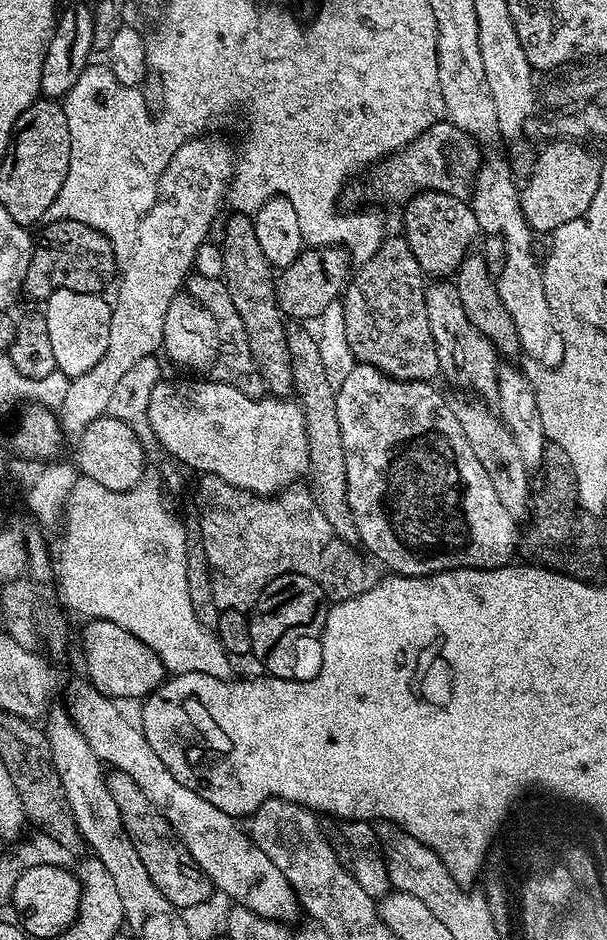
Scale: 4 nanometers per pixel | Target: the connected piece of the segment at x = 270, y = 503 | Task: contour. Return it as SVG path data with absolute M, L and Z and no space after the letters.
M204 474L199 479L199 543L212 572L214 602L218 607L247 613L272 579L291 572L319 577L322 552L334 535L312 492L300 488L304 486L293 486L275 496L258 496L217 476Z

